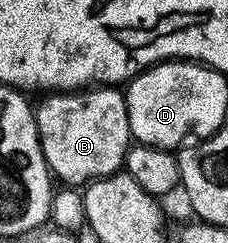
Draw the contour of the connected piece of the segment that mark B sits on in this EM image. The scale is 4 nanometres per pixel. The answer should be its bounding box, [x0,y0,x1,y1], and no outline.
[36,86,133,186]

